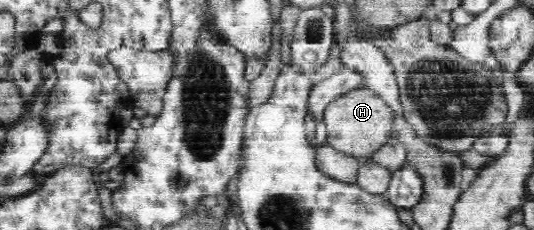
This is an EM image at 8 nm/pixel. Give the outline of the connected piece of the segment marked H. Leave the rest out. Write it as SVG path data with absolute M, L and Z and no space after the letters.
M358 88L343 93L331 103L324 115L327 126L327 144L350 156L369 159L379 147L385 145L394 130L394 112L387 103L368 88Z

